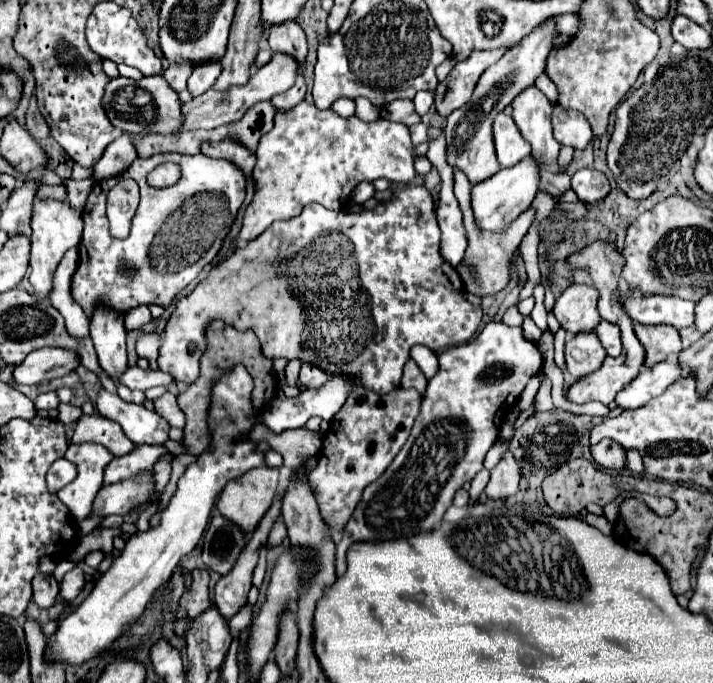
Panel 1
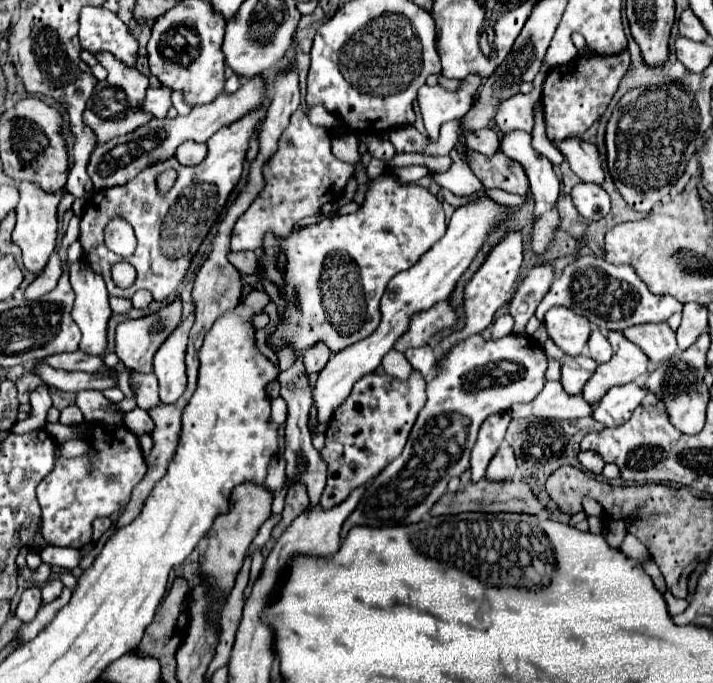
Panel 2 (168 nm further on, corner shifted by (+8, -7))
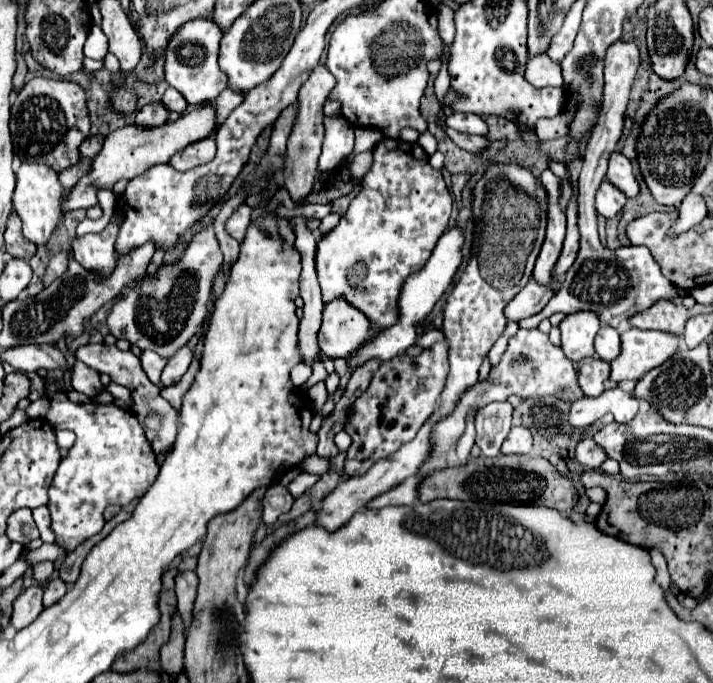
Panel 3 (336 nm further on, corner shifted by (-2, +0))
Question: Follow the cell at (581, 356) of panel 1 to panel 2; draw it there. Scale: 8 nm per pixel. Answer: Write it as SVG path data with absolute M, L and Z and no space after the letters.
M585 354L581 356L565 356L563 360L563 378L561 378L561 384L565 388L567 394L573 394L573 396L579 396L583 392L583 386L587 384L587 380L595 374L595 368L597 368L597 362Z

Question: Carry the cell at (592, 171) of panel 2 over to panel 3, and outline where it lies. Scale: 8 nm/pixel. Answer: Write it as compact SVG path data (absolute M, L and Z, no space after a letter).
M619 151L611 153L611 157L609 157L607 181L611 181L615 187L619 187L627 197L635 197L639 193L639 185L637 185L635 177L633 177L631 163Z

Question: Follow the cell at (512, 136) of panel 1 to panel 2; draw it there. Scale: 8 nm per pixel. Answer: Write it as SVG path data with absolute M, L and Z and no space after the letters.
M481 128L475 132L465 132L463 134L463 144L467 148L475 148L477 152L485 152L489 156L489 152L497 152L499 150L499 142L497 142L497 132L491 128Z

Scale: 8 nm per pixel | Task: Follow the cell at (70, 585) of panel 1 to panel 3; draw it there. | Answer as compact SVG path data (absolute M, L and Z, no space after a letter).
M53 579L45 585L45 595L43 595L43 605L49 607L53 603L57 603L63 595L67 593L67 585L61 579Z

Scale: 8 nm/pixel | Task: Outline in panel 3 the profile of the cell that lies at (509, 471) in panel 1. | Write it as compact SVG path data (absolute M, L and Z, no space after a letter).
M513 427L507 439L503 441L503 455L525 455L531 451L531 433L527 427Z

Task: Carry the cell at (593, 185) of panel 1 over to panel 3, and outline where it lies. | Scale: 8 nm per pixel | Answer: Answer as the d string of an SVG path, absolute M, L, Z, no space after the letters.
M607 179L599 185L597 195L595 195L597 213L603 215L605 219L615 217L623 209L625 201L627 201L627 197L619 189L615 189L615 185L611 185Z

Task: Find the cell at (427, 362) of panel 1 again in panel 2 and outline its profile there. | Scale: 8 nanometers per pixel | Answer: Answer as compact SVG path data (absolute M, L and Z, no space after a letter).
M431 346L409 348L409 350L405 352L405 356L407 356L407 360L411 362L411 366L413 366L413 368L417 368L417 370L421 370L421 372L423 372L423 376L427 376L427 374L429 374L429 370L431 370L431 368L435 366L435 362L437 362L435 352L433 352L433 348L431 348Z

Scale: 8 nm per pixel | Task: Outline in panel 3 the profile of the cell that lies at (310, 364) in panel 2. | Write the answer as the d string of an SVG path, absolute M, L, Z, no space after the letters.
M337 299L323 309L323 325L319 329L319 347L329 359L347 357L363 341L369 339L371 325L363 313L347 301Z

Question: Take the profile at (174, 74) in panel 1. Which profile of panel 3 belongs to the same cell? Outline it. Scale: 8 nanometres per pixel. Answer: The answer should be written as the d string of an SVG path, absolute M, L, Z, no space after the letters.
M149 103L137 111L135 123L141 127L155 127L165 123L169 117L169 109L163 103Z

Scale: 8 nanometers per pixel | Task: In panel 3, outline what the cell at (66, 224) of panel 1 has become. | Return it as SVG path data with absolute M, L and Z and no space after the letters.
M23 163L17 171L17 187L15 187L15 195L13 195L13 205L17 215L23 221L23 237L31 243L39 245L47 245L51 233L55 231L59 217L63 215L63 201L67 197L69 189L65 189L59 179L57 173L43 165L43 163Z

